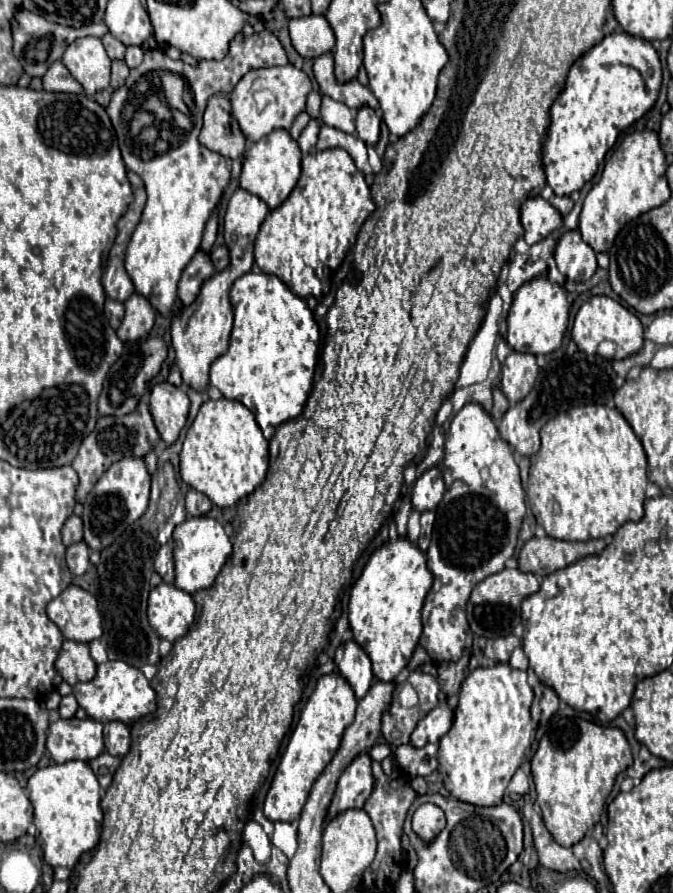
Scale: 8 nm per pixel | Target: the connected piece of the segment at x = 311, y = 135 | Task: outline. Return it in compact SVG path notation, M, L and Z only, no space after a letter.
M310 120L308 126L302 130L300 138L298 138L298 144L300 144L300 150L306 154L310 152L314 146L316 146L316 140L318 140L318 132L320 132L320 120Z

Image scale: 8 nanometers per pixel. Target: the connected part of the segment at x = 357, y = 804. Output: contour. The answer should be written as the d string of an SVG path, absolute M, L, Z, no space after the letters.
M364 752L356 756L348 768L342 772L338 786L334 790L328 814L326 814L326 824L336 818L338 814L350 810L350 808L362 808L366 798L370 796L374 788L374 778L372 778L372 766L370 766L370 754Z

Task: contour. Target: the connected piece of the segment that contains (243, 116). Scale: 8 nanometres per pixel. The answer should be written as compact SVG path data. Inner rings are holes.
M270 66L250 70L242 76L242 80L230 92L230 114L240 124L242 134L250 142L258 142L268 136L276 128L290 128L294 118L306 108L306 96L312 90L312 82L300 68L286 66ZM266 92L266 96L262 96Z

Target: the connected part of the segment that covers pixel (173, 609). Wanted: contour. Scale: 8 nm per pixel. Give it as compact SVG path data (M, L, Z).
M162 582L152 588L146 614L154 632L164 640L174 642L194 624L196 606L188 592L176 588L174 584Z

